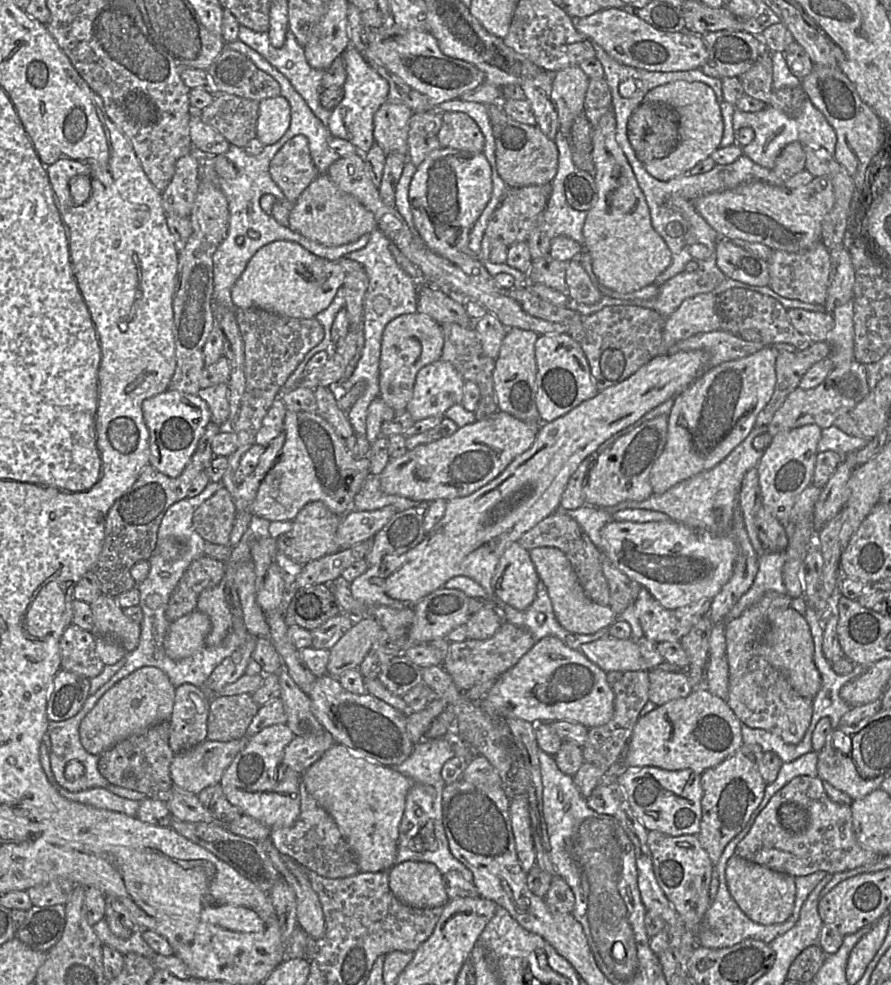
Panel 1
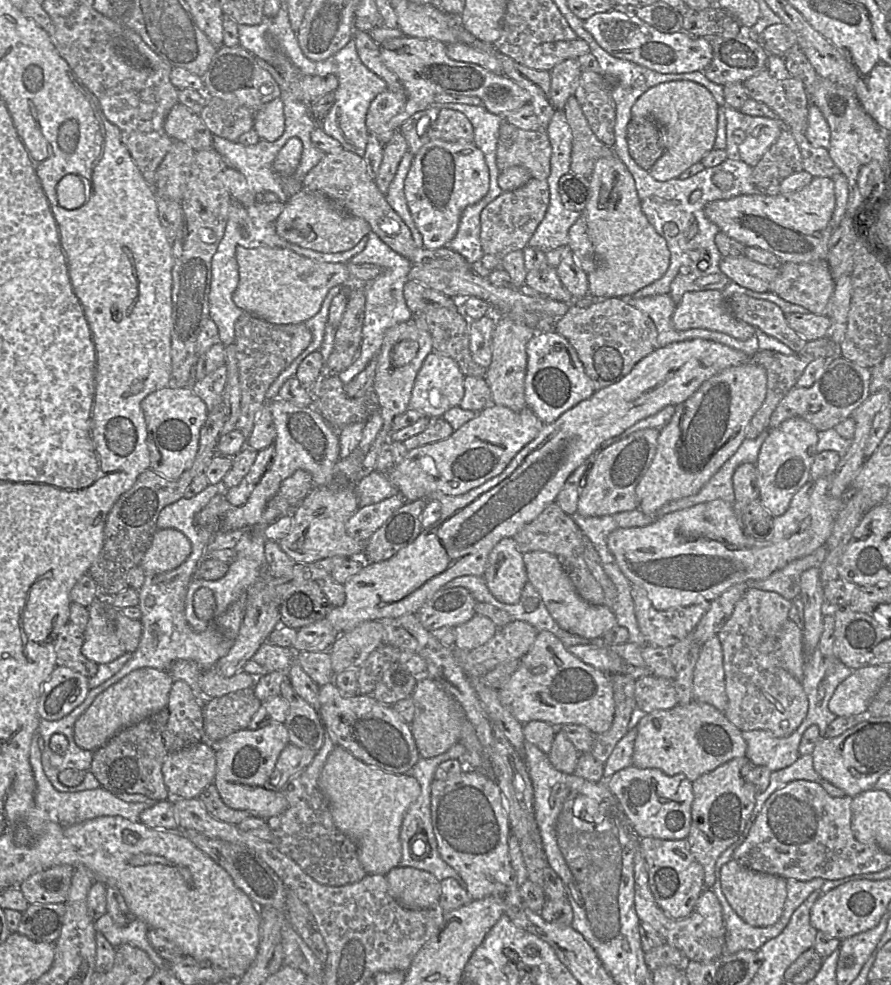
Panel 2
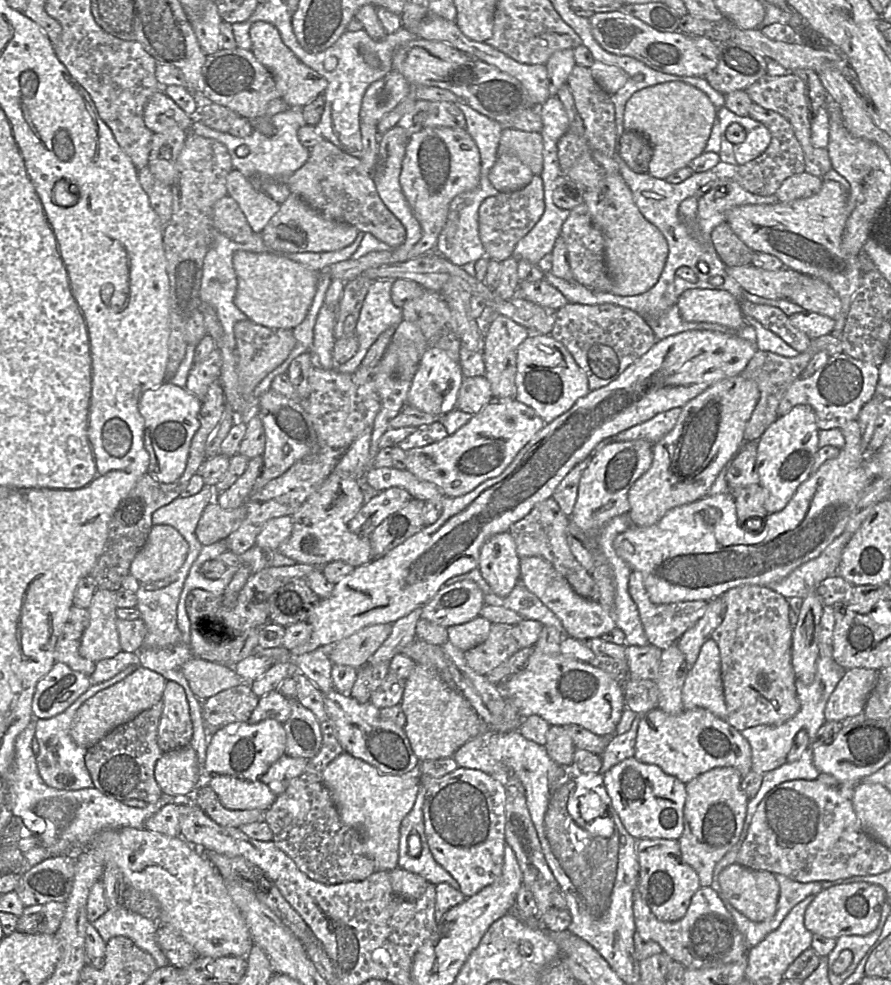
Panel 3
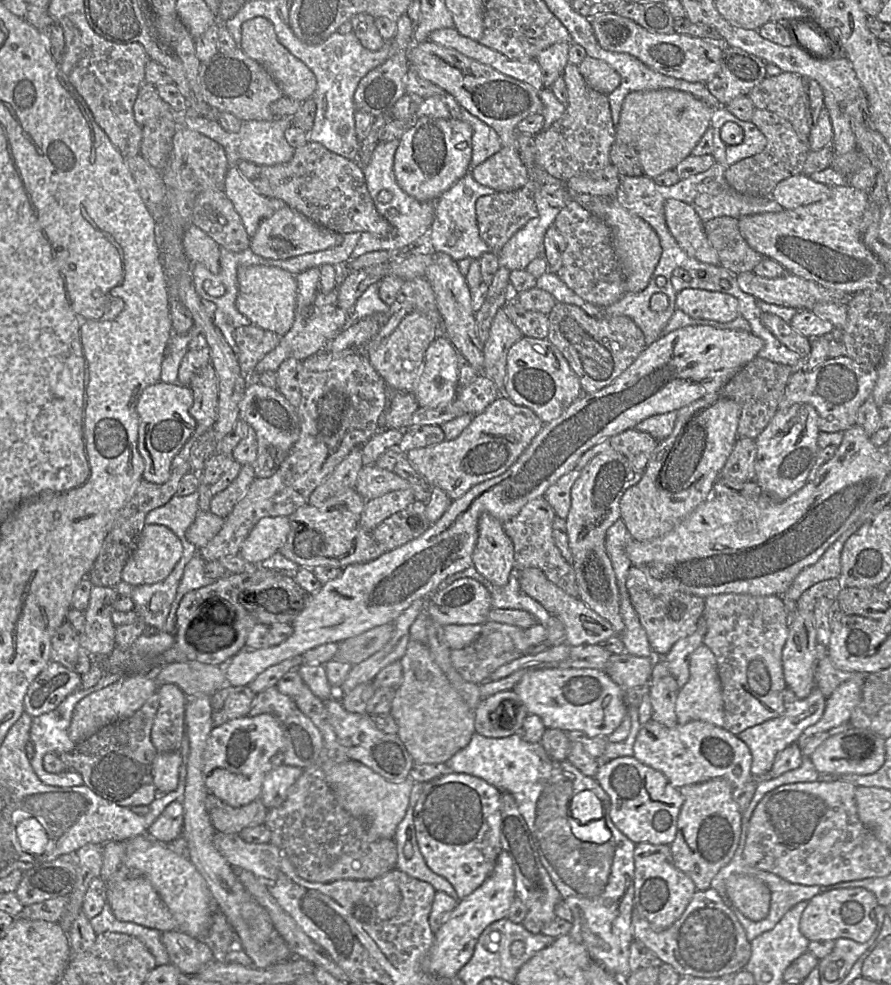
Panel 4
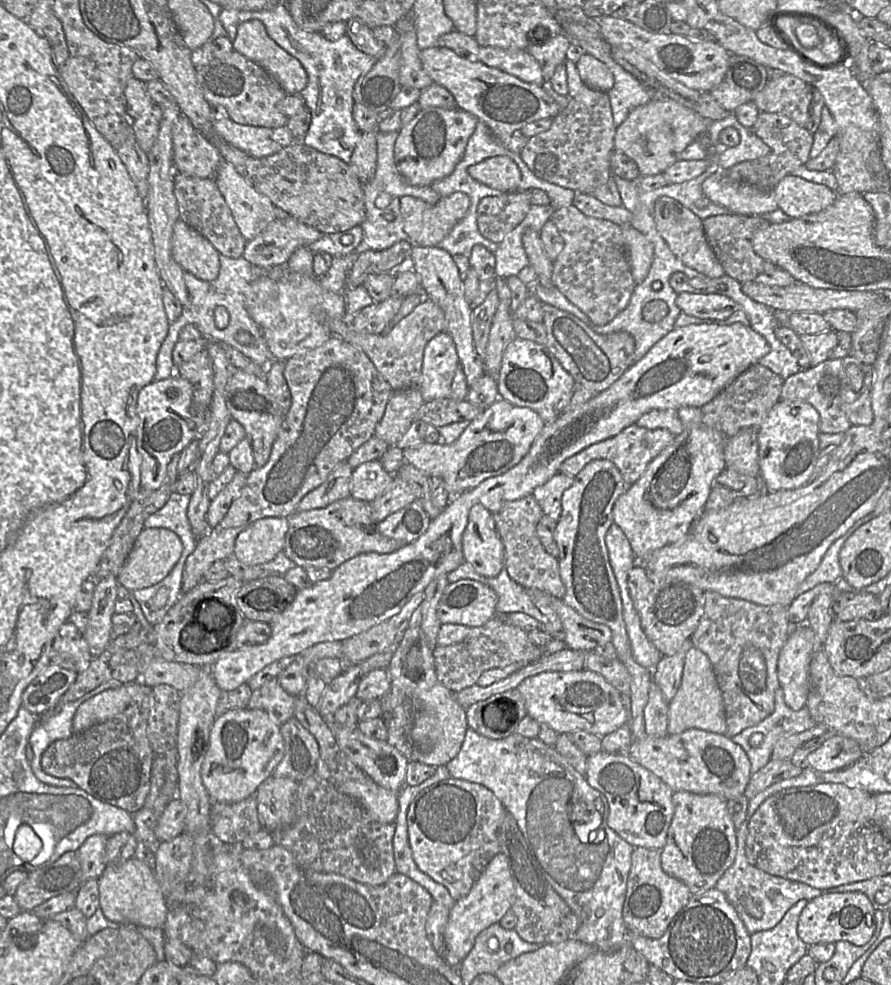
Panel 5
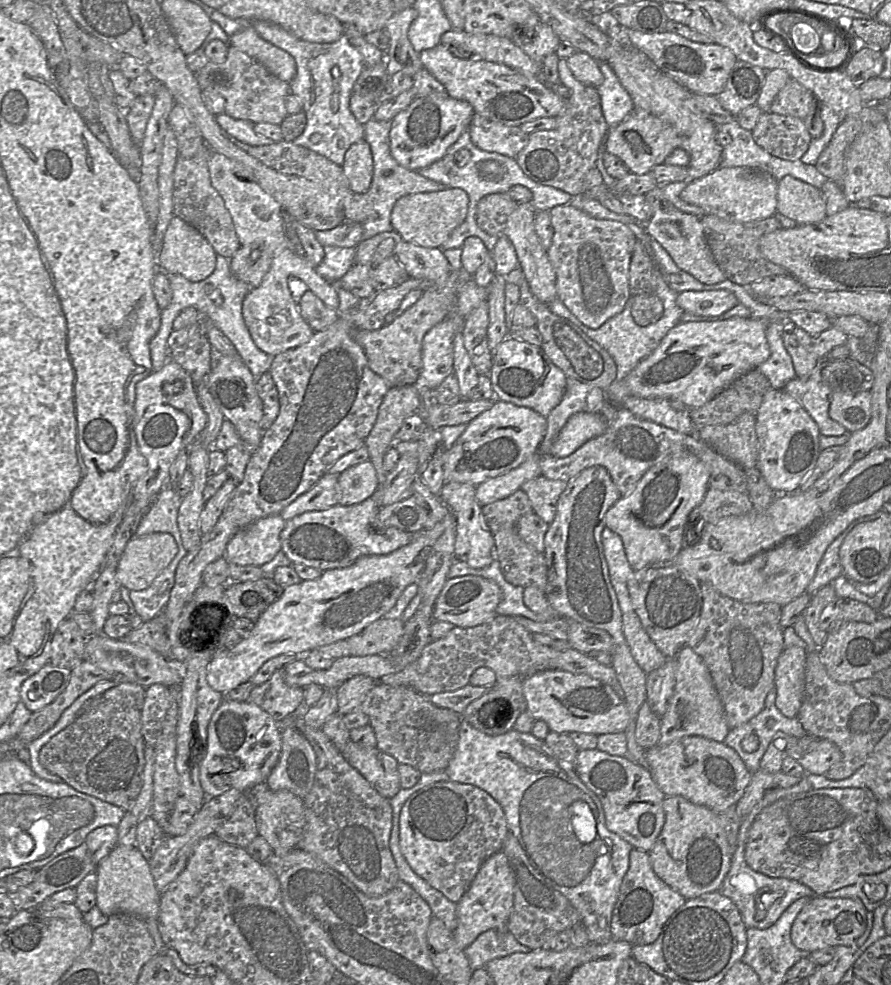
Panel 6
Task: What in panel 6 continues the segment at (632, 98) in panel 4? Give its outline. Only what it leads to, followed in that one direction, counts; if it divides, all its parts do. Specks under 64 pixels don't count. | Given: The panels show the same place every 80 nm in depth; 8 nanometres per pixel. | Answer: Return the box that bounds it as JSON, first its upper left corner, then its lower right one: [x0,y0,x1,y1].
[605,111,679,175]

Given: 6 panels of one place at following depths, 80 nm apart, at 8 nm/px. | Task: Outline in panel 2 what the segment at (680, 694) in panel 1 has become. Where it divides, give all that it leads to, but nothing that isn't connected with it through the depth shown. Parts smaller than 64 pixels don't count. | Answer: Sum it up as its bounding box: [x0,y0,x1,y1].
[635,675,678,714]

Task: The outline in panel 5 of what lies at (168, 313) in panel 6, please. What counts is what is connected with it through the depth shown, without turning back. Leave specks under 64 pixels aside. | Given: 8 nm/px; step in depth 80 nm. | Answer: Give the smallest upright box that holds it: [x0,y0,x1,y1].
[154,254,288,381]

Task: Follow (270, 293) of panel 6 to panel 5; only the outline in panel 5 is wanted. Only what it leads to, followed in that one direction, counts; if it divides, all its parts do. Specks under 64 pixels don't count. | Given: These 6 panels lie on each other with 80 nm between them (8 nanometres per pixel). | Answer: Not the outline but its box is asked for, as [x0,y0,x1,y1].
[261,271,349,361]

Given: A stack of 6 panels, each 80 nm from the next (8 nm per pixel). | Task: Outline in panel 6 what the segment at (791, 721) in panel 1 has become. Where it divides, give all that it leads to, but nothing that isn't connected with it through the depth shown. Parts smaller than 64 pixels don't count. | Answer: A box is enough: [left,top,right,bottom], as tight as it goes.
[689,583,784,729]

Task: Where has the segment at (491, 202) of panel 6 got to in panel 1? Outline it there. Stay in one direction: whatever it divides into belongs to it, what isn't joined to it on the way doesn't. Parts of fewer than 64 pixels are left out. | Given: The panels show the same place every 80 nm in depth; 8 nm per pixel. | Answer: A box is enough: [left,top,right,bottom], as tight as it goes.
[477,185,548,264]

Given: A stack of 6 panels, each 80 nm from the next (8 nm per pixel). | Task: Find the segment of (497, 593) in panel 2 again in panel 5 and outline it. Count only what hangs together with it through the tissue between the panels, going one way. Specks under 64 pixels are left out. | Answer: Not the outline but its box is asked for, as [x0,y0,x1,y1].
[462,505,504,578]

